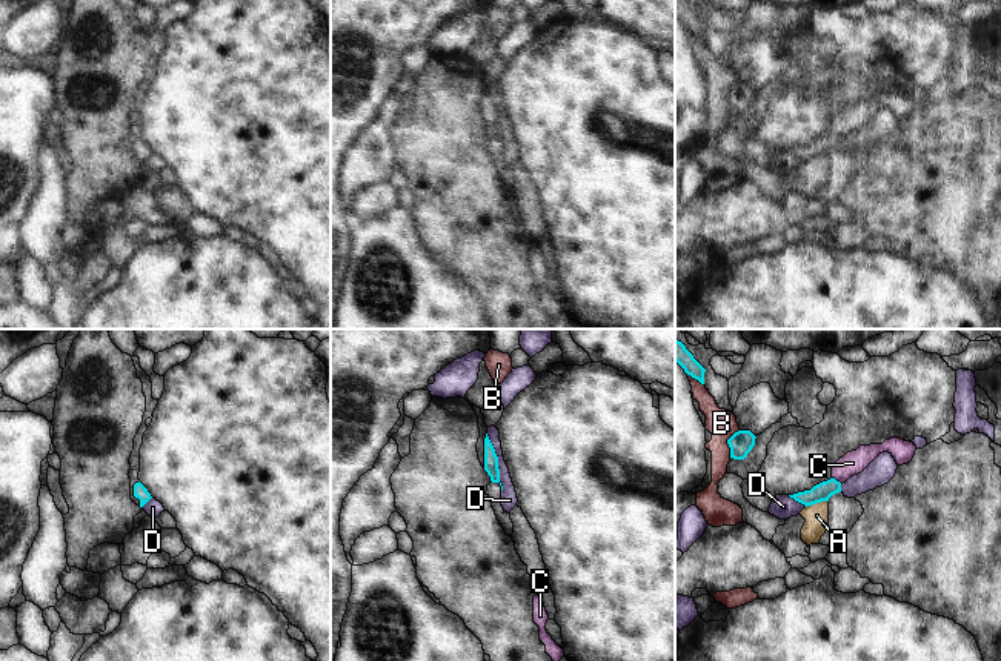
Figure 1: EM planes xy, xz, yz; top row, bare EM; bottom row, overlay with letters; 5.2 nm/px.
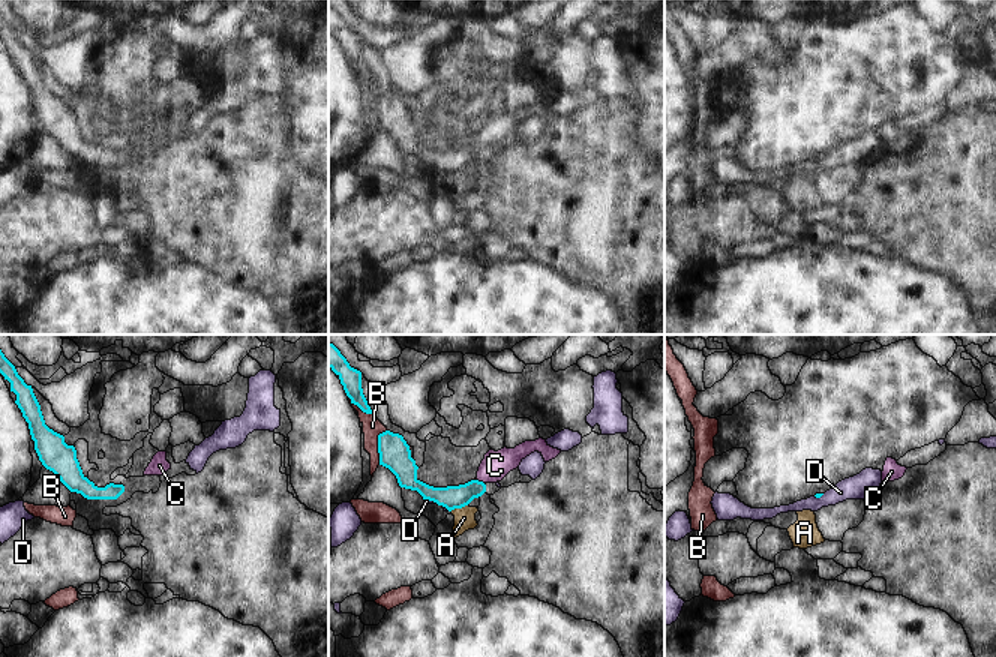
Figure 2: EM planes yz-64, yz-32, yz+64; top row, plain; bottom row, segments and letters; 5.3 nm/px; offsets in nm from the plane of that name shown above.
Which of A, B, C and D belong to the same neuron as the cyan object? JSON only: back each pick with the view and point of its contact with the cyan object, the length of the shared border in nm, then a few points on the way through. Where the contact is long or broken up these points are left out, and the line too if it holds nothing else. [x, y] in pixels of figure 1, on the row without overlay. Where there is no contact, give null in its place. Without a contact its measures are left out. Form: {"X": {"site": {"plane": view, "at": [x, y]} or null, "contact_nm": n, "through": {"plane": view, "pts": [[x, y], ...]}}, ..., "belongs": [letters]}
{"C": {"site": {"plane": "yz", "at": [835, 136]}, "contact_nm": 70, "through": {"plane": "yz", "pts": [[821, 148], [835, 136], [852, 119]]}}, "belongs": ["C"]}

